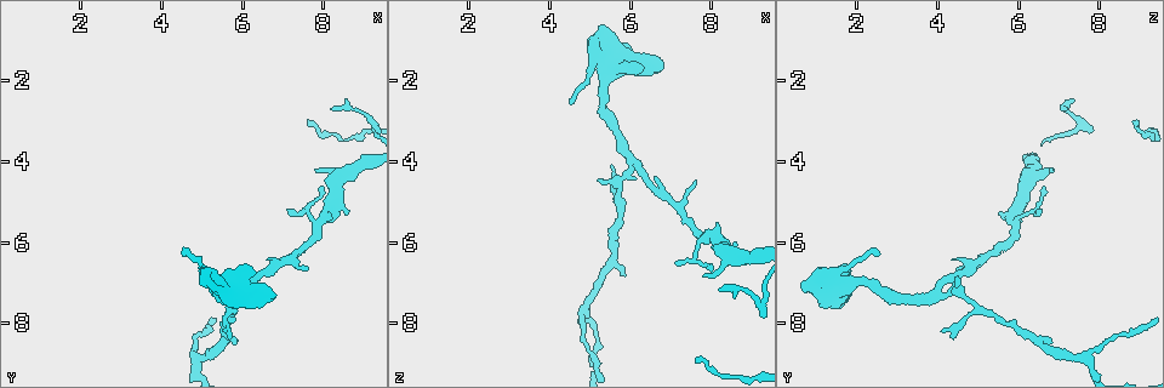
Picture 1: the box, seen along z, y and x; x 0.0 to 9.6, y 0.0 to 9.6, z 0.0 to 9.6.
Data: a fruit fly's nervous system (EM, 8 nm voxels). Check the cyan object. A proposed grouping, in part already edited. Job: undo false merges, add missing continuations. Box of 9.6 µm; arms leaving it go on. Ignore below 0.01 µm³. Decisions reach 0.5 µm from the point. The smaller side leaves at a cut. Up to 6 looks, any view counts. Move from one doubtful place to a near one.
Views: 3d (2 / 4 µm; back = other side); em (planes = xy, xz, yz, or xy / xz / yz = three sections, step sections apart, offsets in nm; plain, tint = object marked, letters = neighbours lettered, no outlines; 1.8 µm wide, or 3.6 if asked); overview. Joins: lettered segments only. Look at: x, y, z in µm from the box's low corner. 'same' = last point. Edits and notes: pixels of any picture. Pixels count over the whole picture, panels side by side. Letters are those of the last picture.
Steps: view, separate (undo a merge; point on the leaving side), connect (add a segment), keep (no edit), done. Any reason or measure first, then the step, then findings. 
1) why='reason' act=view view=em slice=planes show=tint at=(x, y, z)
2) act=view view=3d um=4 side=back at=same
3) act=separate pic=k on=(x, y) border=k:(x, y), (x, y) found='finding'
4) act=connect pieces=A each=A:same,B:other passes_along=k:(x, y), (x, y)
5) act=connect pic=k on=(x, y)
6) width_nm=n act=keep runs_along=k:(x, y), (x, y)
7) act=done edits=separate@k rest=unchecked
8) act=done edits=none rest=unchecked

why='branch point' act=view view=em um=3.6 slice=yz step=8 show=tint at=(5.65, 7.60, 5.00)

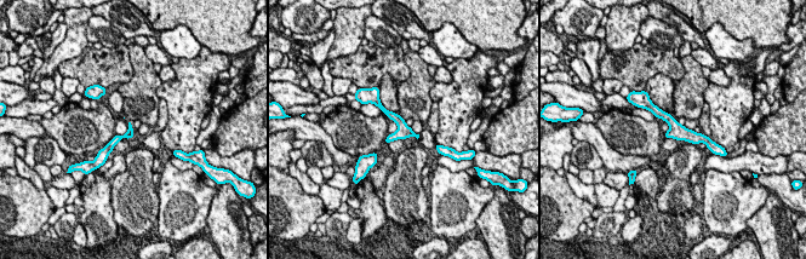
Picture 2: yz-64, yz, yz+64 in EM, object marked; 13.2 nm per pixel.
why='another direction' act=view view=em um=3.6 slice=planes show=letters at=same

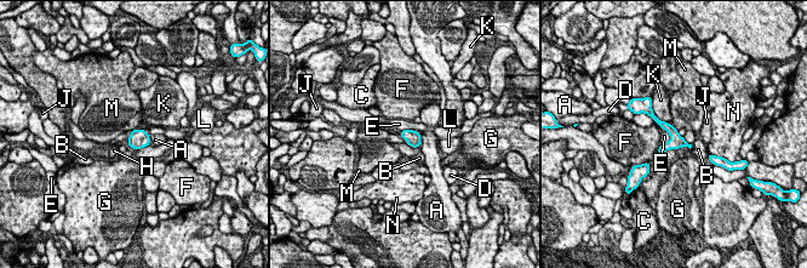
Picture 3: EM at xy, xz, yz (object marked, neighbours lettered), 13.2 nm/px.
width_nm=200 longest_contact=K:380nm act=keep each=A:other,B:other,C:other,D:other,E:other,F:other,G:other,H:other,J:other,K:other,L:other,M:other,N:other found='one neuron here'

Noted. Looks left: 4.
why='two arms in line, one across' act=view view=3d um=4 at=(7.80, 5.50, 5.95)

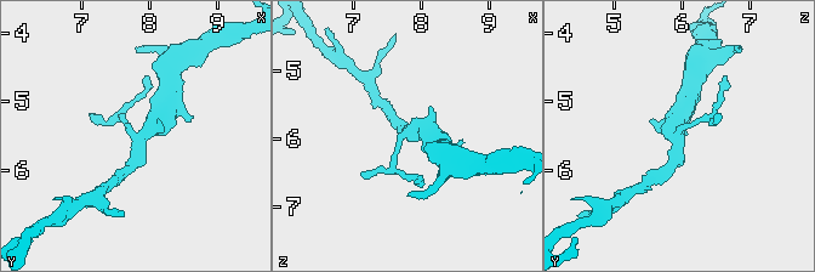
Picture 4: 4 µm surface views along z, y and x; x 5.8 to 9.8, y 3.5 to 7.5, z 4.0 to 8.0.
arms=3 why='now the EM' act=view view=em slice=planes show=tint at=(7.80, 5.55, 5.90)

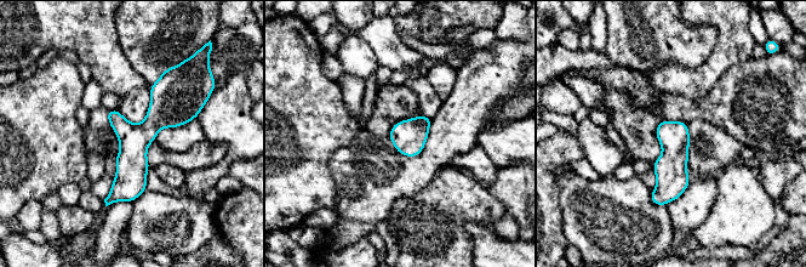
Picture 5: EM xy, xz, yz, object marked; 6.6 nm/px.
why='what lies round it' act=view view=em slice=planes show=letters at=same

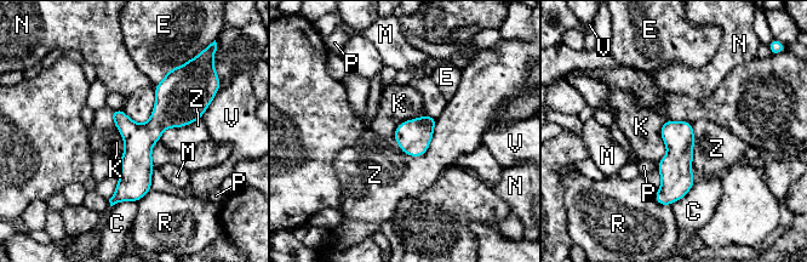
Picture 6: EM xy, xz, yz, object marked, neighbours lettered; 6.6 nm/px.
width_nm=200 act=keep each=C:other,E:other,K:other,M:other,N:other,P:other,R:other,V:other,Z:other border=6:(668, 119), (658, 163) found='continuous, no second neuron'

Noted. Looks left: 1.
why='closes a loop' act=view view=em slice=planes show=letters at=(5.10, 6.85, 1.35)

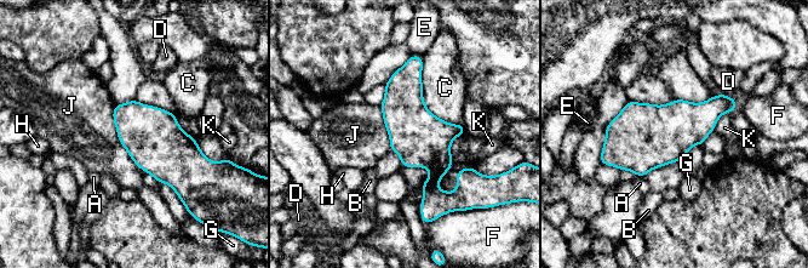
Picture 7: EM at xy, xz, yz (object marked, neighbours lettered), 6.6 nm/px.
width_nm=360 act=keep each=A:other,B:other,C:other,D:other,E:other,F:other,G:other,H:other,J:other,K:other border=7:(114, 104), (118, 140), (138, 169) found='one neuron here'

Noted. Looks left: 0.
act=done edits=none rest=unchecked

